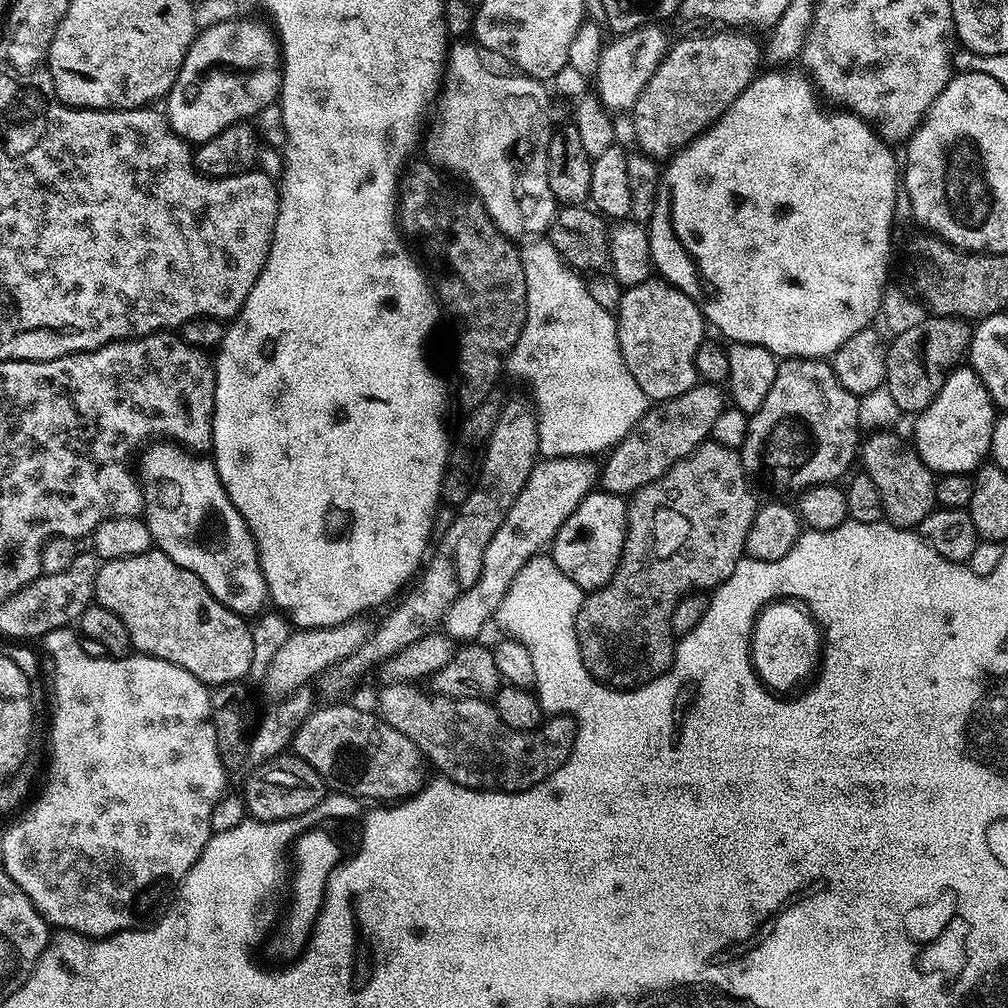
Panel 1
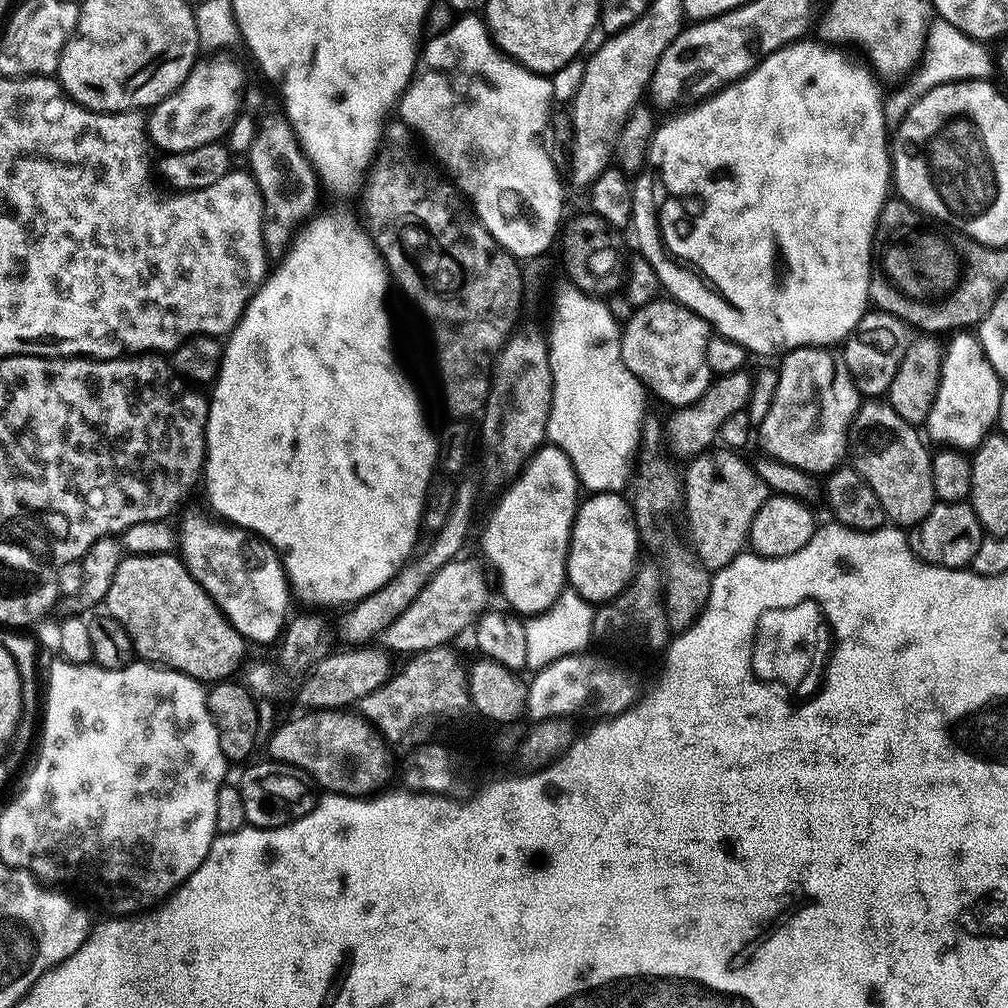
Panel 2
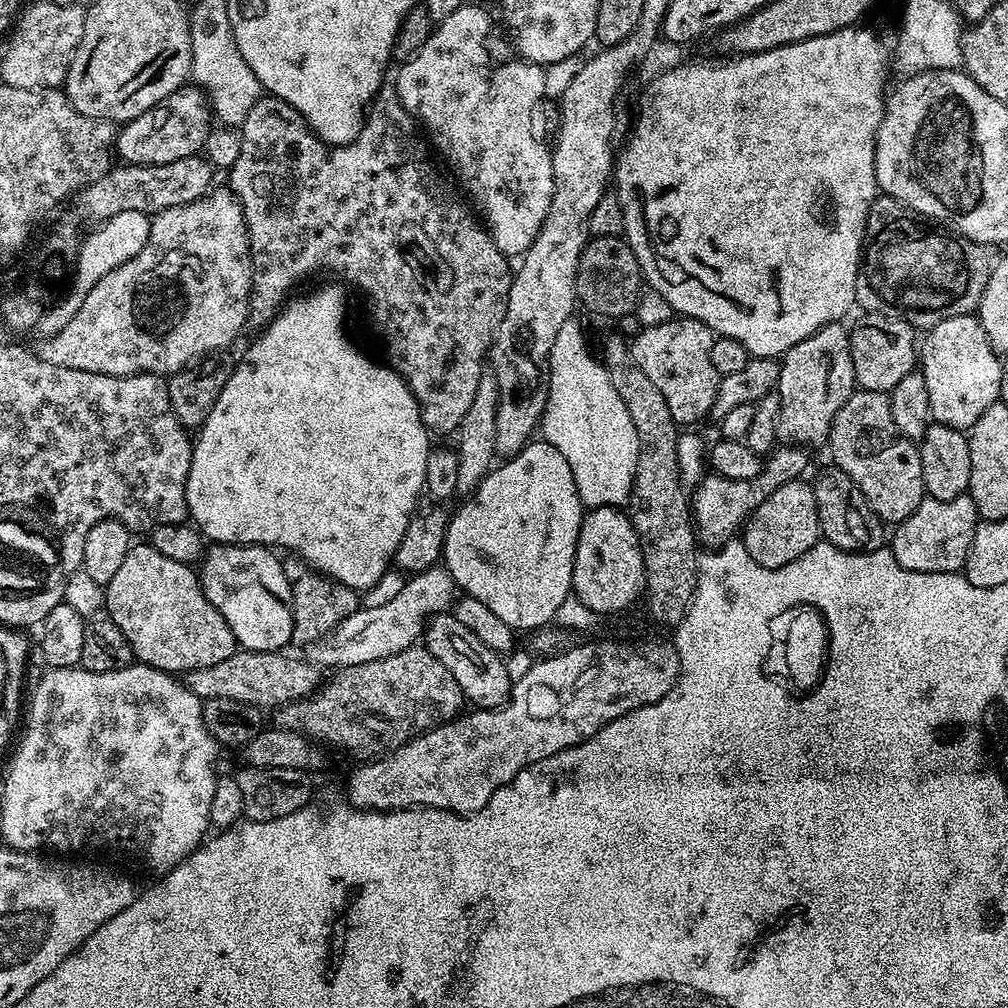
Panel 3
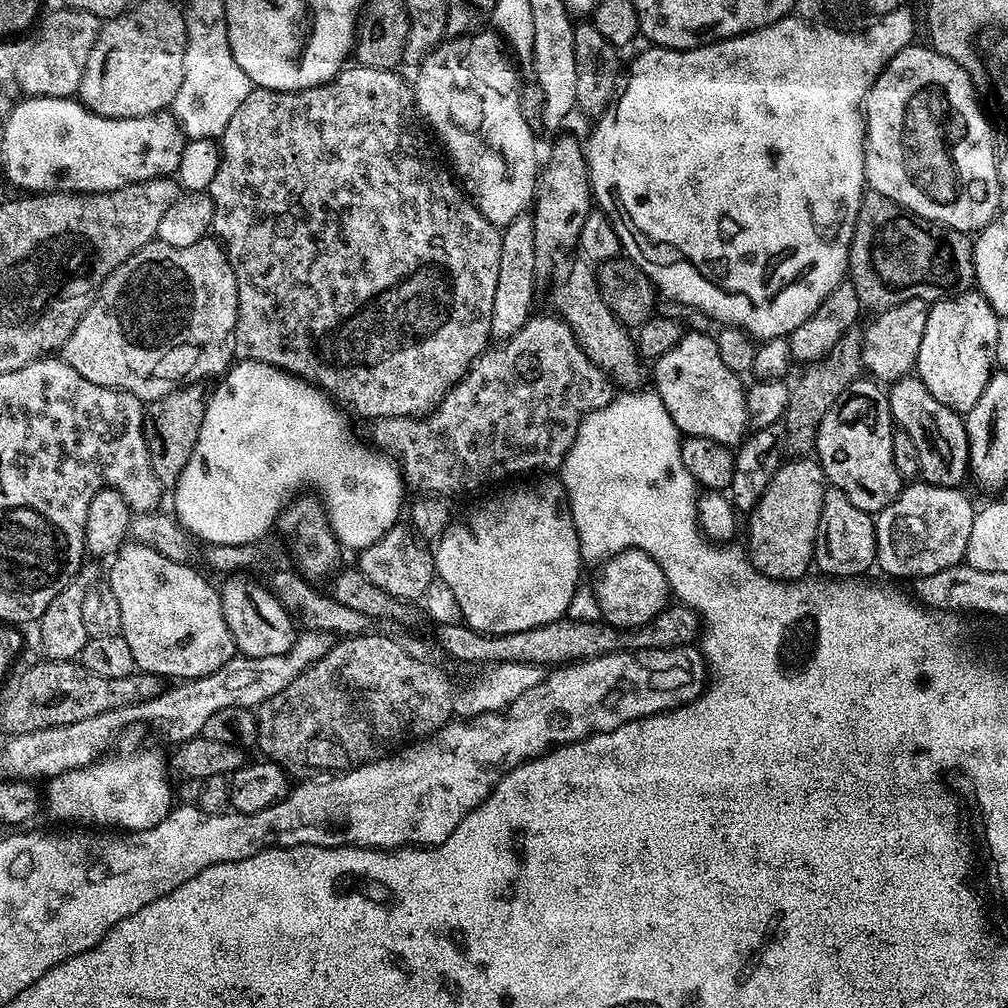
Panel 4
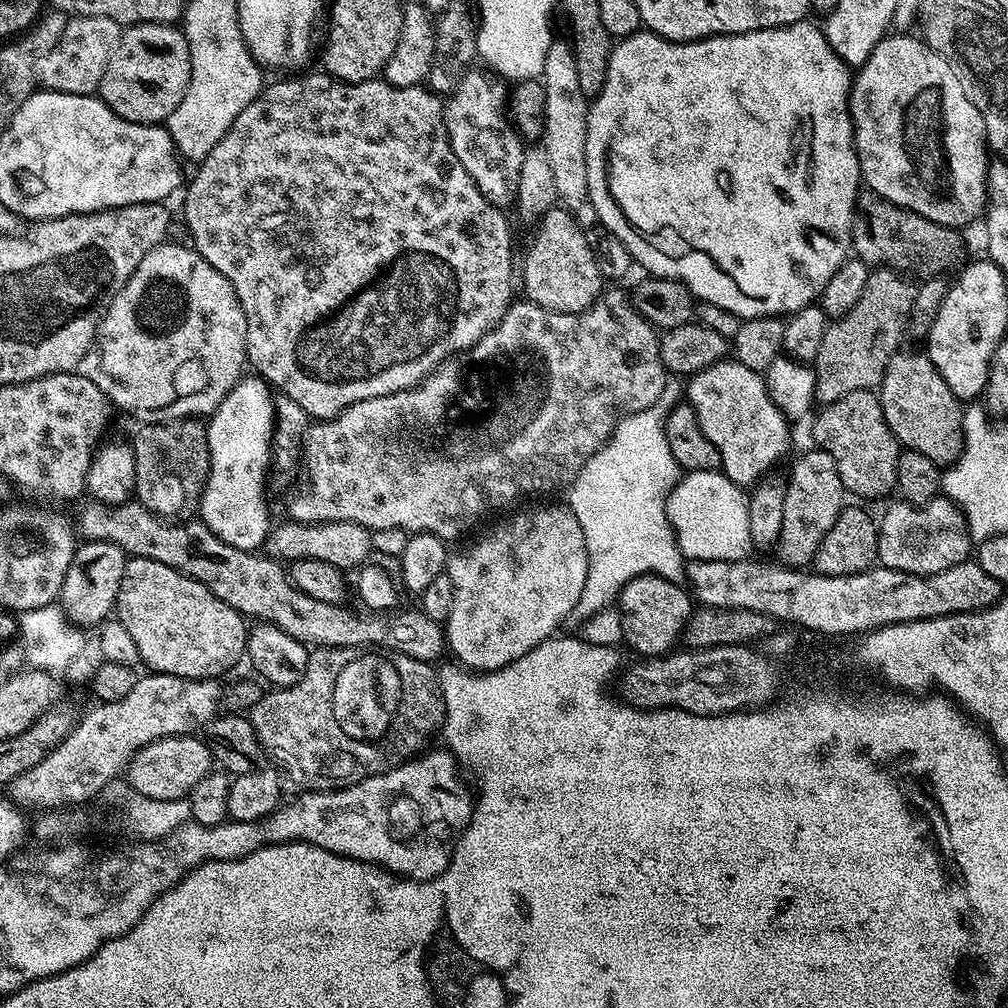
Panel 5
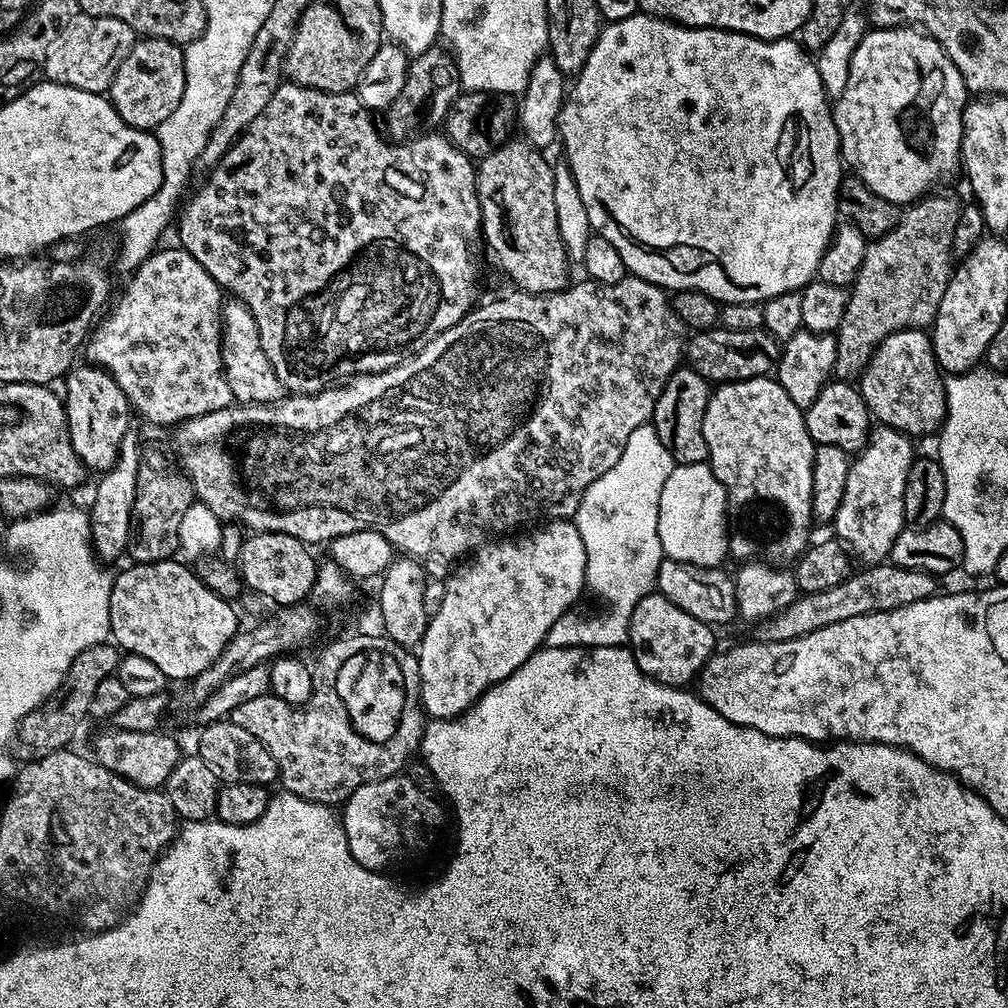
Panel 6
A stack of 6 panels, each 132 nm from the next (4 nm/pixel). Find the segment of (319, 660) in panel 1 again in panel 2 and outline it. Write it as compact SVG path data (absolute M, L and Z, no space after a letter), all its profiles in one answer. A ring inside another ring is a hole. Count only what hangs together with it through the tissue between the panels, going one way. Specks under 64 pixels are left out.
M466 482L457 485L453 506L447 514L446 522L438 531L433 533L435 538L430 546L423 552L419 551L413 558L400 568L398 574L386 584L378 589L374 594L368 595L359 603L351 605L342 615L338 630L342 641L348 646L362 646L371 643L372 638L376 639L388 628L390 622L398 618L399 614L405 612L406 607L410 606L414 598L425 588L426 582L430 580L442 568L442 566L459 557L460 550L470 530L474 504L476 502L476 492L473 486Z

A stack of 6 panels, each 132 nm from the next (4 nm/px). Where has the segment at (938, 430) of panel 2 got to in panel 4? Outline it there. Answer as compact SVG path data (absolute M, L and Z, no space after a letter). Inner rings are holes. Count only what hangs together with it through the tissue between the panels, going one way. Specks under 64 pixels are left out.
M976 290L940 299L944 300L928 308L926 330L922 334L922 346L918 350L914 372L926 390L942 402L942 406L966 414L974 402L982 398L982 390L986 390L993 374L1001 317L993 312L986 298Z

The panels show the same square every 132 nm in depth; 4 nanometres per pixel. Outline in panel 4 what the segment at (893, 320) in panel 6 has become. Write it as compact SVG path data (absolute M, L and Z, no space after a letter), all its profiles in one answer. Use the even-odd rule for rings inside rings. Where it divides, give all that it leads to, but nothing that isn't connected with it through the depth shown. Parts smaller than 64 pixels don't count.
M832 354L815 363L811 367L813 369L806 371L796 385L794 383L791 385L788 393L786 419L782 424L786 433L782 441L782 448L789 457L808 458L813 455L818 426L822 422L822 418L826 418L830 406L834 406L834 402L840 397L842 390L846 390L846 386L853 384L861 375L862 361L859 355L840 355Z

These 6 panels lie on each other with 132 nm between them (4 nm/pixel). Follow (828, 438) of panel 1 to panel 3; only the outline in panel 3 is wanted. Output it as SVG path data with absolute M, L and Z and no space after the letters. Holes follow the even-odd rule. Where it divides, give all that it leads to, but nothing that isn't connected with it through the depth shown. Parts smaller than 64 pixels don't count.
M843 323L822 326L810 338L798 342L779 361L780 417L777 441L788 446L823 445L832 429L832 419L842 410L858 385L850 354L850 332Z

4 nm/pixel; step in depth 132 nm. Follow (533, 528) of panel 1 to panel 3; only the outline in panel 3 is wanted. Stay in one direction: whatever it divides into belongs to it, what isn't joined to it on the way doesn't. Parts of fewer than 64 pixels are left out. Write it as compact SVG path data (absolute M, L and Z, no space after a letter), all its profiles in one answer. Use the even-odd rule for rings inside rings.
M435 566L424 572L417 572L407 577L408 581L389 598L385 604L376 604L373 608L361 606L354 614L346 617L339 626L328 633L323 640L311 645L311 663L327 670L343 670L350 666L362 666L362 662L374 662L382 658L388 658L390 654L398 654L402 650L413 647L423 637L424 629L431 617L447 613L453 607L458 596L458 589L452 580L452 575L443 566Z

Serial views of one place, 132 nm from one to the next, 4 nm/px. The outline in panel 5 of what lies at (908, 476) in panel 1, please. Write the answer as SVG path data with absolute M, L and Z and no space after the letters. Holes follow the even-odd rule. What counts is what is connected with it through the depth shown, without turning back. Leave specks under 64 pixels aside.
M857 390L838 398L833 404L825 404L815 413L816 425L812 432L823 451L834 458L834 466L838 466L840 480L845 489L856 496L884 496L896 487L896 467L902 451L890 426L886 426L886 418L882 414L879 395L872 390Z

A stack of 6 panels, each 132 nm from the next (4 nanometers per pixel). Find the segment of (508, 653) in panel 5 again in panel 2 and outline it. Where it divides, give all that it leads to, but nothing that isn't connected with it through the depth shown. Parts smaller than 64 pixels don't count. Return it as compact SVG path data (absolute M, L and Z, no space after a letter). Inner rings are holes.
M545 443L501 492L504 493L493 506L484 528L484 556L500 575L507 607L525 617L535 616L549 608L565 591L568 533L582 489L570 458L566 458L561 448Z

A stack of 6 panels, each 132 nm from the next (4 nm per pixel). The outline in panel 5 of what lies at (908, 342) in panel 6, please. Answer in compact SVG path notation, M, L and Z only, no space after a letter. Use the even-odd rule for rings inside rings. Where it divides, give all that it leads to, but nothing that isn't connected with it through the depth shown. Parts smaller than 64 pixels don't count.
M898 350L888 360L878 389L886 426L890 426L905 449L926 454L926 458L941 466L951 466L964 449L961 401L957 400L950 386L946 386L942 374L938 374L927 354L904 351Z

